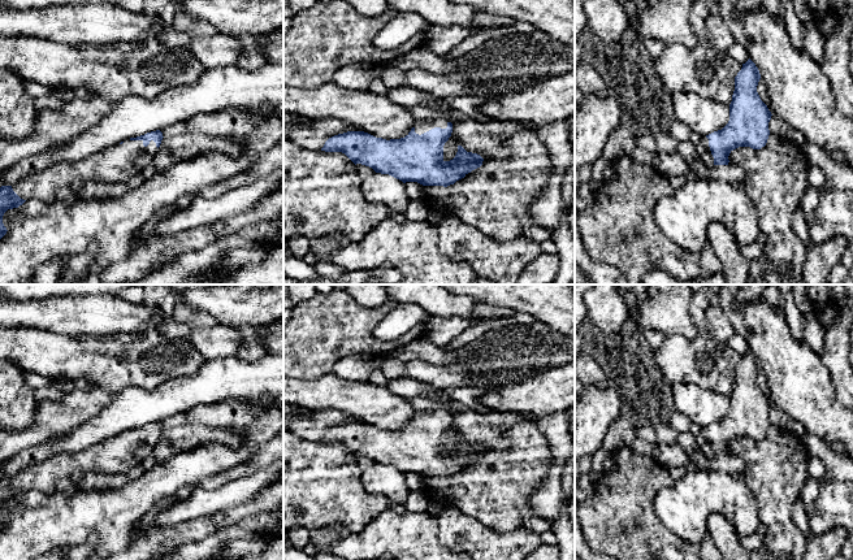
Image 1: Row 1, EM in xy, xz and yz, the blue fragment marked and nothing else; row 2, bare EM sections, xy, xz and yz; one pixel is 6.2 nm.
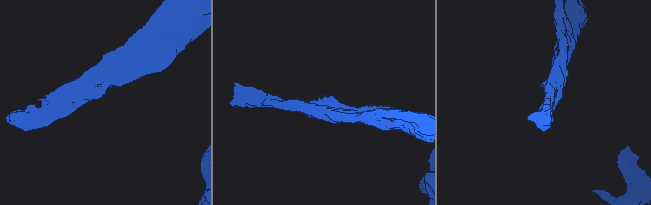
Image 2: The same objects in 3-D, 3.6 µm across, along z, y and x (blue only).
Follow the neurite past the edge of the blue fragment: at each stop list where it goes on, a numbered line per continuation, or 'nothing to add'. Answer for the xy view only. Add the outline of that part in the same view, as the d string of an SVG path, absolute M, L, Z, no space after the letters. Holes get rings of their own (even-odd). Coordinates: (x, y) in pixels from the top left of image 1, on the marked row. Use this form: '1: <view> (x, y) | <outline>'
1: xy (121, 163) | M126 139L111 149L92 155L86 160L60 162L43 172L31 172L12 186L13 191L23 200L36 199L51 204L59 199L59 190L77 183L127 182L152 162L157 151L156 143L147 147L143 140Z

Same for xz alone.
1: xz (421, 126) | M426 118L426 120L415 120L415 133L421 135L434 127L446 129L447 121L443 118Z

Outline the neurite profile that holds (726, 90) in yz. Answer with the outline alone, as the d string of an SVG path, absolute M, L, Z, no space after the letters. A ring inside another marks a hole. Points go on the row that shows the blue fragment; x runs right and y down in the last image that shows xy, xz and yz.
M727 57L726 68L727 68L727 75L722 82L722 84L719 86L715 99L720 103L731 104L732 95L735 91L735 77L741 70L742 64L733 58Z

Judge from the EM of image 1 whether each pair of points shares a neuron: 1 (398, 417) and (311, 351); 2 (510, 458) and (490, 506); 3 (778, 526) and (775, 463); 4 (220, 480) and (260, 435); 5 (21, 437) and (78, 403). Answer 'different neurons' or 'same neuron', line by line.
1: different neurons
2: same neuron
3: same neuron
4: different neurons
5: same neuron

